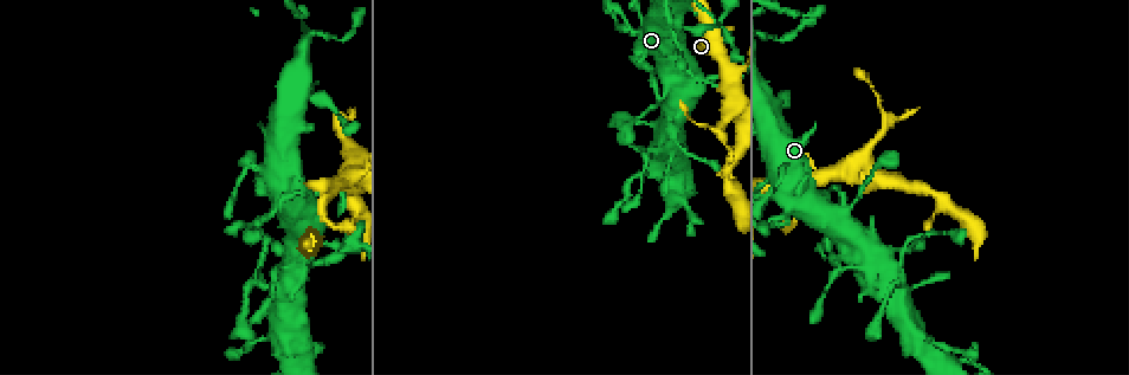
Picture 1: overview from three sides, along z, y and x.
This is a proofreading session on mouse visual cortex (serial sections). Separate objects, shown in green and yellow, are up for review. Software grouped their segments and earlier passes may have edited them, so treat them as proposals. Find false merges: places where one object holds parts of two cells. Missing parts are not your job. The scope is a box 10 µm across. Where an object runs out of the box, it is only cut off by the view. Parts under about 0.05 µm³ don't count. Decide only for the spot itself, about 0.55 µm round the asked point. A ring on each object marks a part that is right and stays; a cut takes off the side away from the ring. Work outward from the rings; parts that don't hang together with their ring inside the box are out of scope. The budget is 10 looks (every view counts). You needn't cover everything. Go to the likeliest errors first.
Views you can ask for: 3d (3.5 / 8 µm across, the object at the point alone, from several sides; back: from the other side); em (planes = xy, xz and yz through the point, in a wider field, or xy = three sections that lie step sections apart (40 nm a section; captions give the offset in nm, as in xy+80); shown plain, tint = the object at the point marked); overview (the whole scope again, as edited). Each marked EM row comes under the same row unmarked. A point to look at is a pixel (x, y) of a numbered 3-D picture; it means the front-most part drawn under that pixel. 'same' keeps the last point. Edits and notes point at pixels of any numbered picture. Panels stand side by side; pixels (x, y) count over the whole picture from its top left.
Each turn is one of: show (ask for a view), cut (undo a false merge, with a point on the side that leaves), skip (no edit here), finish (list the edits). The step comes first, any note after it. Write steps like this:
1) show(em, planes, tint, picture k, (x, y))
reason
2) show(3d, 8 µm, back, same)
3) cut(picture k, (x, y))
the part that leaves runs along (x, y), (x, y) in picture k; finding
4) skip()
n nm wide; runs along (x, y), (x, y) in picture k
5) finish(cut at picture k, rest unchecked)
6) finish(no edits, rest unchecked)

show(3d, 3.5 µm, picture 1, (885, 123))

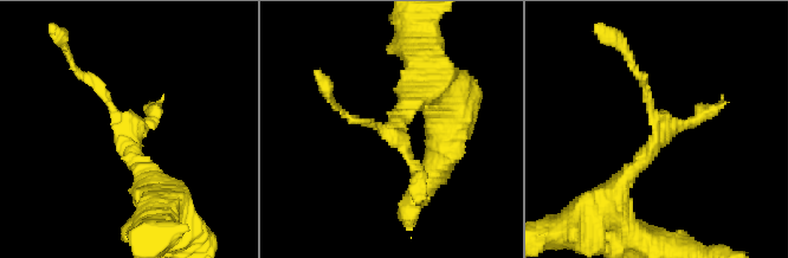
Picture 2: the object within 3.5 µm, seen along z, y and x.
show(em, xy, step 2, tint, picture 2, (392, 137))

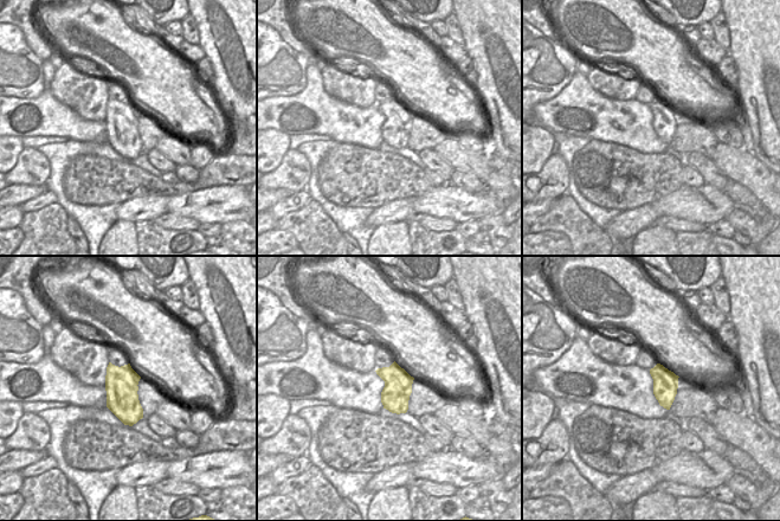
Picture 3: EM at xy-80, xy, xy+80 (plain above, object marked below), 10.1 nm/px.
skip()
runs along (154, 191), (128, 122), (82, 78) in picture 2; one cell here

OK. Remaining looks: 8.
show(3d, 8 µm, picture 1, (846, 246))
abrupt turn

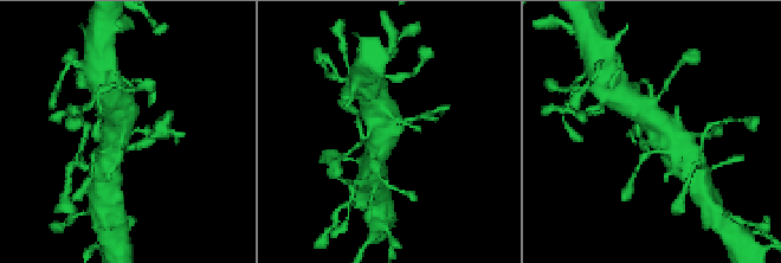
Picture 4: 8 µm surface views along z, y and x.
show(em, xy, step 3, tint, same)

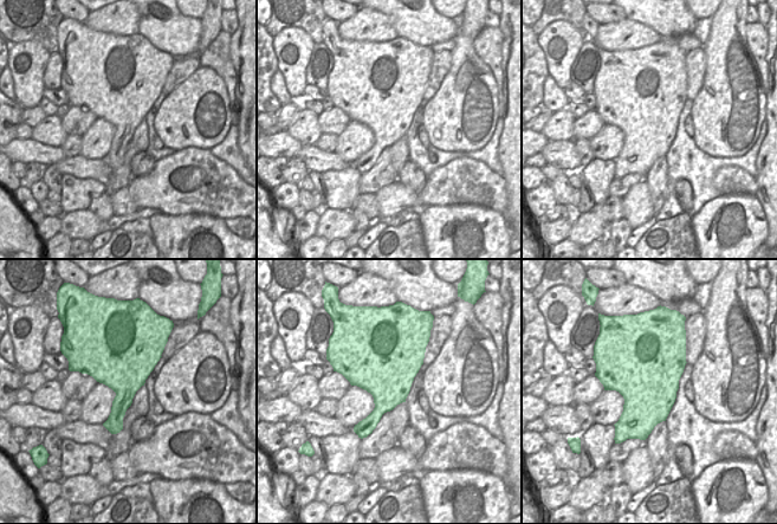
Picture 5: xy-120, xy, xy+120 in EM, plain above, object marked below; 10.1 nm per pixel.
skip()
runs along (632, 104), (664, 124), (676, 151) in picture 4; all the same cell

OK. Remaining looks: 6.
show(3d, 3.5 µm, picture 1, (901, 277))

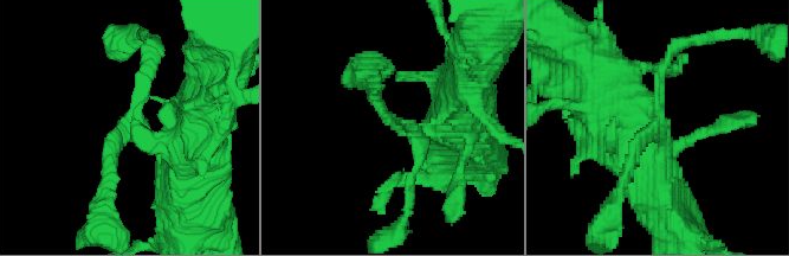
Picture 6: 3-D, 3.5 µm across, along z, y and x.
show(em, planes, tint, picture 6, (663, 123))
3 arms; arms of 150, 200, 800 nm; now the EM

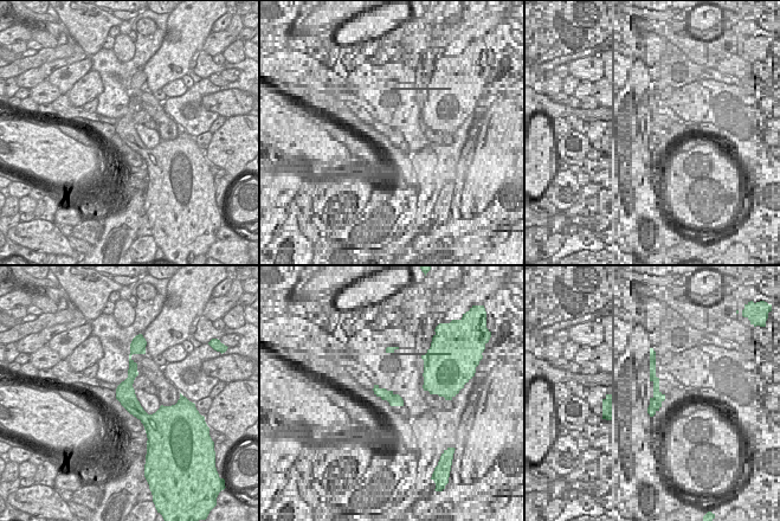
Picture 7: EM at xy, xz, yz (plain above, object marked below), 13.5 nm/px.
skip()
runs along (131, 364), (128, 400), (144, 417), (162, 410) in picture 7; one cell here

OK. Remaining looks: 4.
show(3d, 3.5 µm, picture 1, (918, 340))

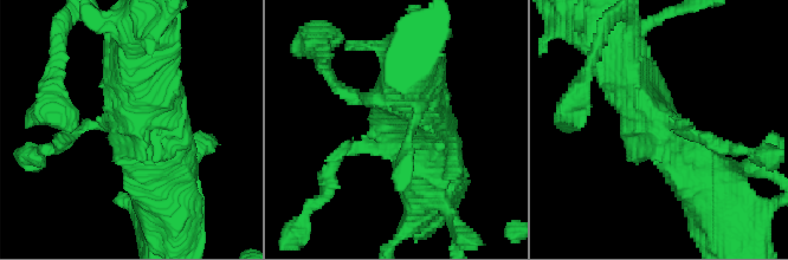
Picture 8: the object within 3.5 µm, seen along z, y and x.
show(em, planes, tint, picture 8, (124, 131))
3 arms; arms of 100, 700, 700 nm

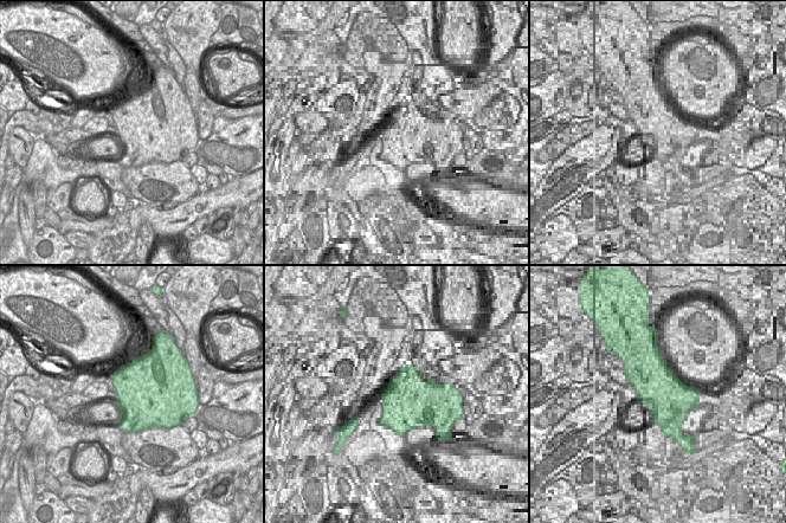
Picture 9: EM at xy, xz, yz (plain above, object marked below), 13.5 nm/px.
skip()
runs along (619, 51), (639, 109), (706, 175) in picture 8; all the same cell

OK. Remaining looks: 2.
finish(no edits, rest unchecked)

